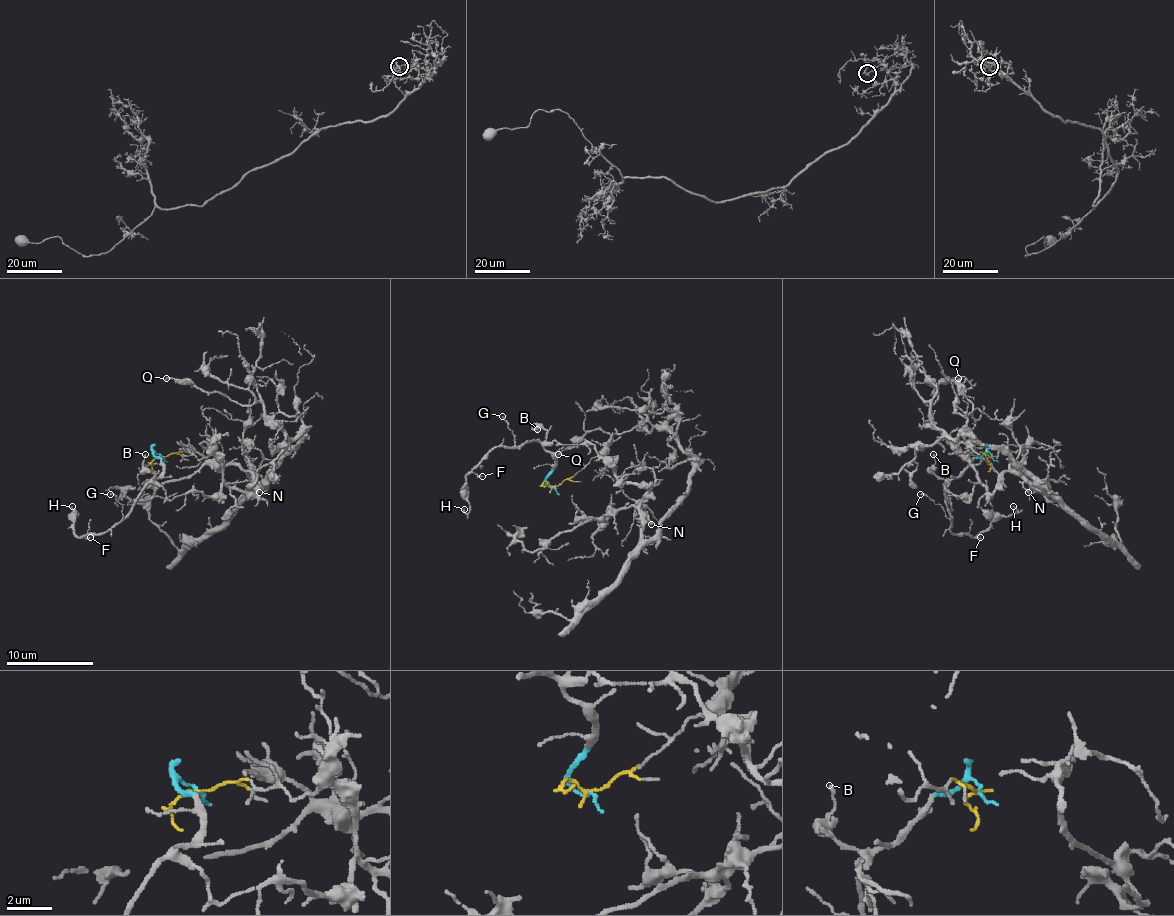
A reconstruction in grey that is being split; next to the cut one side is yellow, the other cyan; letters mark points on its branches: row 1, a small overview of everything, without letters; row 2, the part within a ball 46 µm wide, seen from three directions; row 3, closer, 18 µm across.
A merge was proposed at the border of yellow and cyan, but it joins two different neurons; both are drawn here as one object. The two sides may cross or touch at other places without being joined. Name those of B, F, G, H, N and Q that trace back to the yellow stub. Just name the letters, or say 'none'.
N, Q

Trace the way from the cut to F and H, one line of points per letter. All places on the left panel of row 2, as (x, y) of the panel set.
F: (161, 458), (154, 453), (163, 471), (148, 484), (135, 506), (106, 530), (80, 536), (91, 536)
H: (161, 458), (154, 453), (163, 471), (106, 530), (78, 536), (73, 521), (78, 514), (71, 506)

